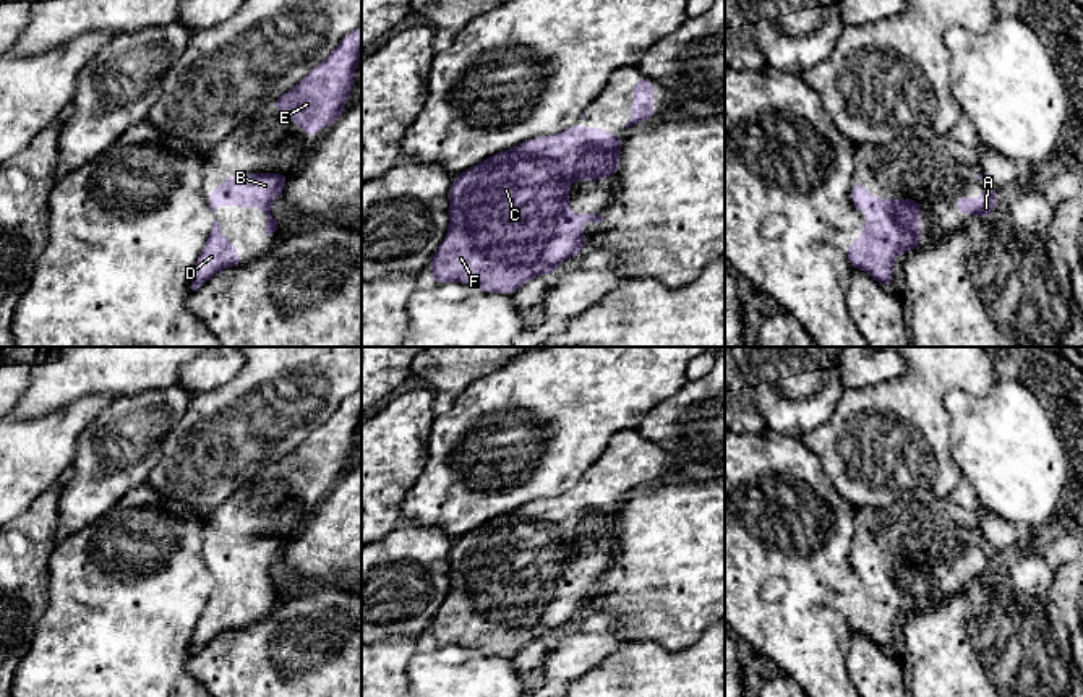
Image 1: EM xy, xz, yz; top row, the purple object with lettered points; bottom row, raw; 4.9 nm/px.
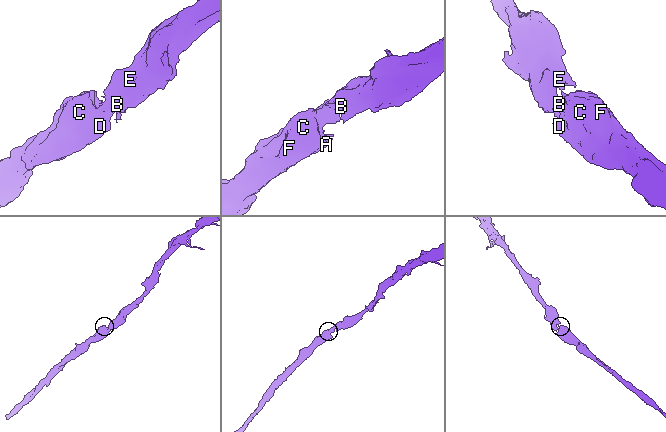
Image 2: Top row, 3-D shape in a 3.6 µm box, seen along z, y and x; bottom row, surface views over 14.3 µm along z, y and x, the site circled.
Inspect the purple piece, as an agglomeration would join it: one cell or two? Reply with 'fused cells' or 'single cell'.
single cell

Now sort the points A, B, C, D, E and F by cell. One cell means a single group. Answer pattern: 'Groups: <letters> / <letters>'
Groups: A B C D E F

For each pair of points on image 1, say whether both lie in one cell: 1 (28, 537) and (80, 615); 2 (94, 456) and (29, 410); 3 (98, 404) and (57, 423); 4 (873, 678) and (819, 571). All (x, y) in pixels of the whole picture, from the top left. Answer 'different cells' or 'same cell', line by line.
1: different cells
2: different cells
3: same cell
4: different cells

